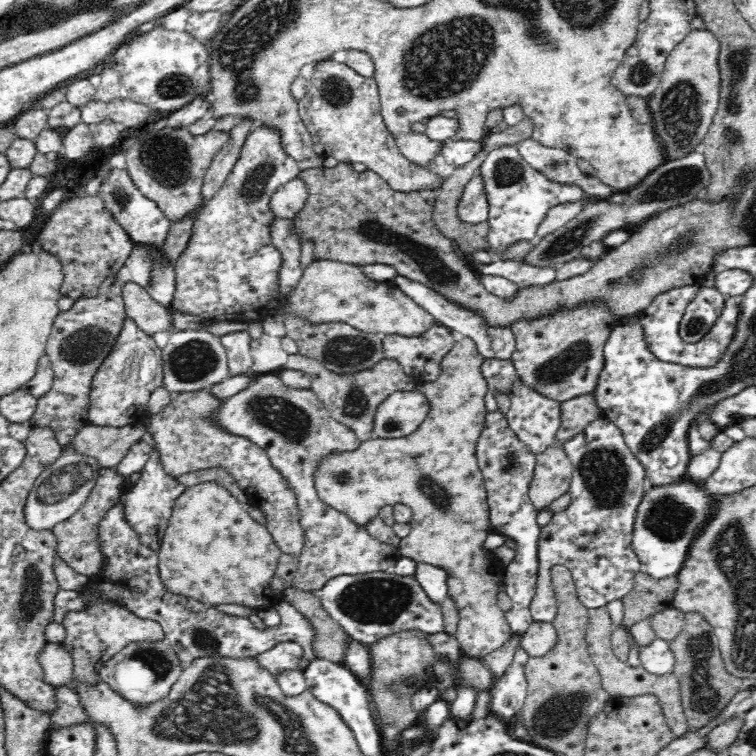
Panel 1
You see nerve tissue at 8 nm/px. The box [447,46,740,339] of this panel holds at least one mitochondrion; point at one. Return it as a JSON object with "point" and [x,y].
{"point":[681,110]}

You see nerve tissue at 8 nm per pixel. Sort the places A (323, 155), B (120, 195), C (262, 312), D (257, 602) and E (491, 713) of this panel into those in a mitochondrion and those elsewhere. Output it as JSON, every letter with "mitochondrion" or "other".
{"A":"other","B":"mitochondrion","C":"other","D":"other","E":"other"}

